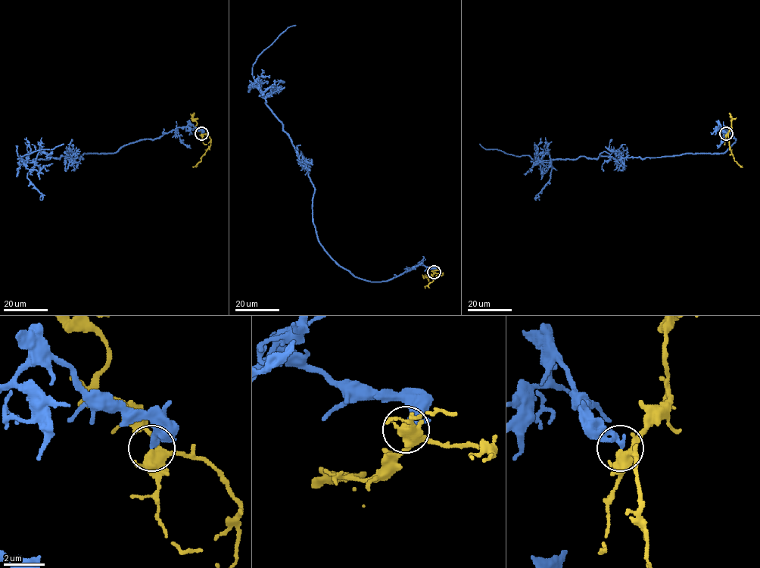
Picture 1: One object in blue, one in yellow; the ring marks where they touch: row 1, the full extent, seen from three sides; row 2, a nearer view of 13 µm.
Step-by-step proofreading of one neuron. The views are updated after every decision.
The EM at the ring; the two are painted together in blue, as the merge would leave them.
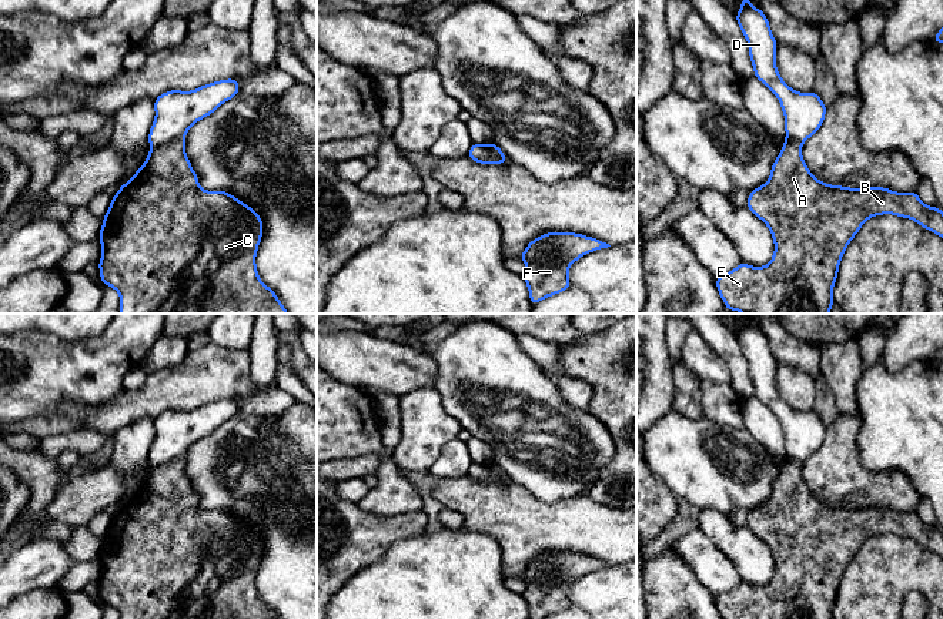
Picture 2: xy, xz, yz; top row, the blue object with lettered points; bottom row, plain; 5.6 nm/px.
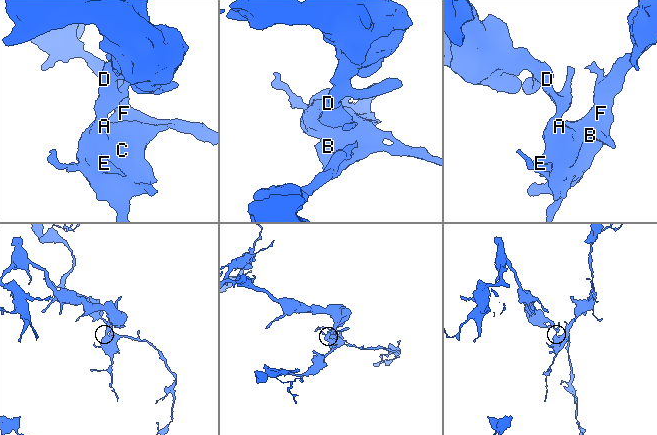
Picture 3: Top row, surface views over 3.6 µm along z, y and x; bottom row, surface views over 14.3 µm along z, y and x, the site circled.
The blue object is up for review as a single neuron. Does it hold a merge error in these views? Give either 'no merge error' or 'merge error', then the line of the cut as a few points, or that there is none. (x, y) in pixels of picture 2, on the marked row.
merge error | xy (183, 139), (174, 139), (151, 147)

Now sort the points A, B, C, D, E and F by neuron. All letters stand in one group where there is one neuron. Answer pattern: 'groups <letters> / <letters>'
groups A B C E F / D

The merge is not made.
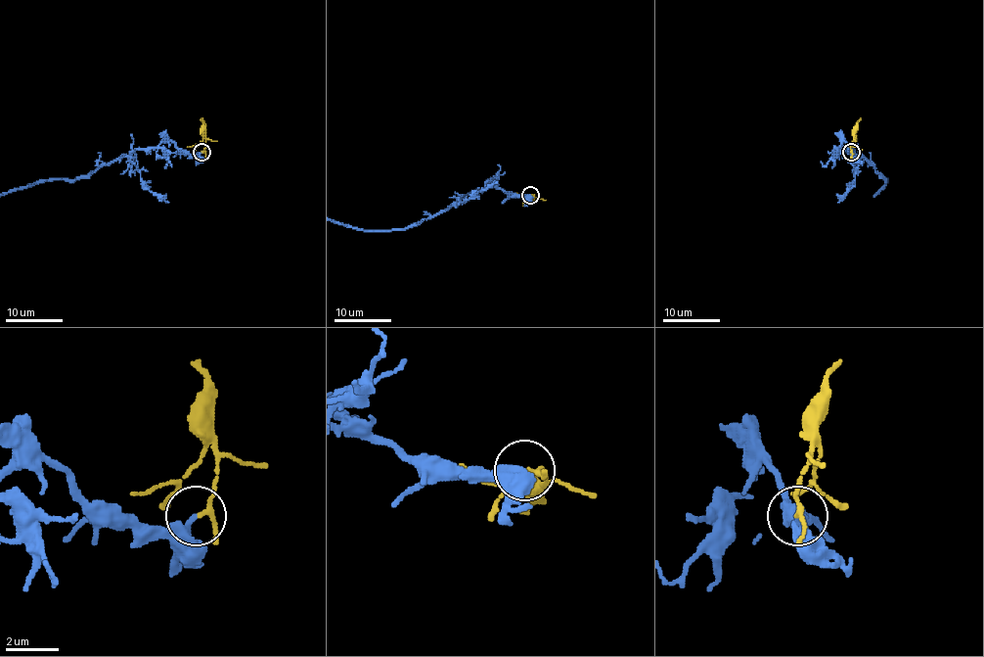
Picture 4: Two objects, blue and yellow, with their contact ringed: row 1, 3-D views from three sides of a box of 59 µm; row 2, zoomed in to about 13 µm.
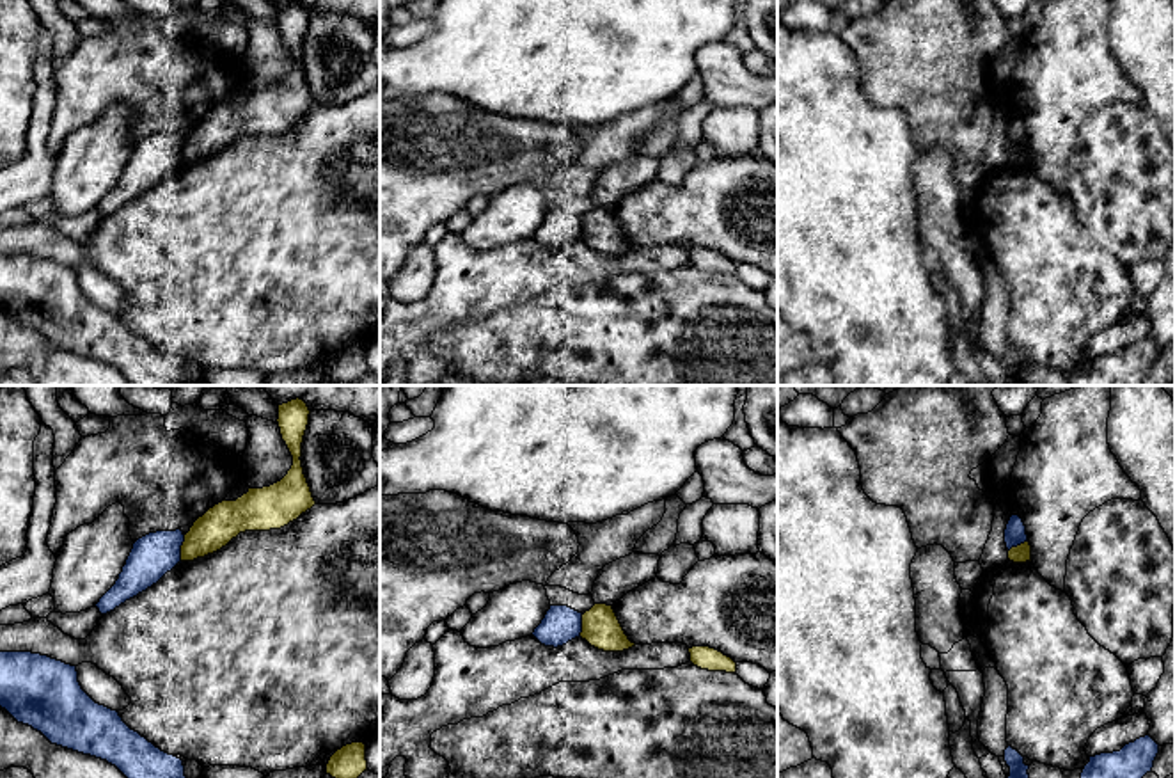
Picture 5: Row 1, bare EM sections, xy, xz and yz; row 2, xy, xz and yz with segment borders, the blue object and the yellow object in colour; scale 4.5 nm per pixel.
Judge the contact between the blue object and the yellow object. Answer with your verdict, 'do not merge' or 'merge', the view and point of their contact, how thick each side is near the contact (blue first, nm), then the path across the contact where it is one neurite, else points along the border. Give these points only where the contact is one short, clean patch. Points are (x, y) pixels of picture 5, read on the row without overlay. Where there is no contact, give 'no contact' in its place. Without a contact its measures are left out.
do not merge | xy (180, 150) | 200/170 nm

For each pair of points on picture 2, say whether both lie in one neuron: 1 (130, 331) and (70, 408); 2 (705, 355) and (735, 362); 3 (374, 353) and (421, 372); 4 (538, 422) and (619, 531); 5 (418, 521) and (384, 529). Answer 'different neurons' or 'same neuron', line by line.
1: different neurons
2: different neurons
3: same neuron
4: different neurons
5: same neuron

